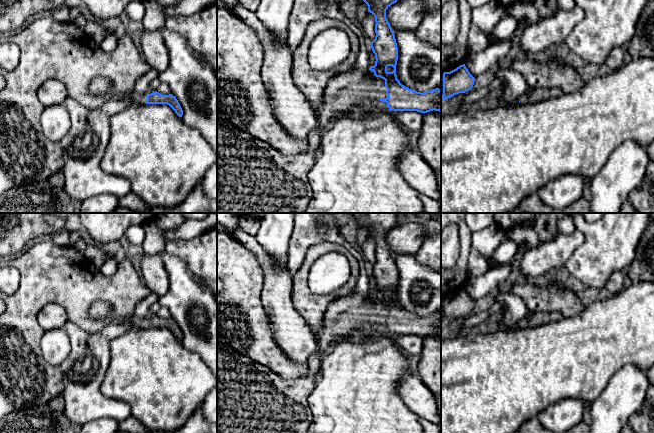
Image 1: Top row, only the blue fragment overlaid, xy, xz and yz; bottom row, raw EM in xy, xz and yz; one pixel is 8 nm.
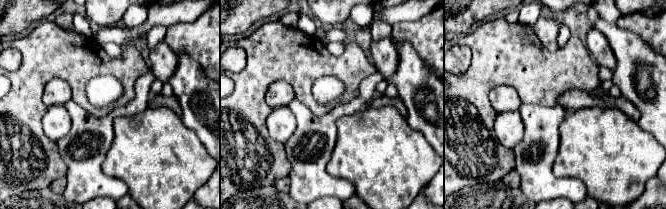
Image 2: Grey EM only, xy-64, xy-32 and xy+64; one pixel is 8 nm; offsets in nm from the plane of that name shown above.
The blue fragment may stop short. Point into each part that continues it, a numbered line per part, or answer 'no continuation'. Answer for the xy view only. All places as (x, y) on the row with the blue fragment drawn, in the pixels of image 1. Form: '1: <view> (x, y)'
1: xy (136, 98)

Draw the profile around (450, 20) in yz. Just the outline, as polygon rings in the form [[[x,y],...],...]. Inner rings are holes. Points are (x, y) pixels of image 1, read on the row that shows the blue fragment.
[[[449,0],[441,8],[441,42],[450,45],[460,30],[459,7],[456,0]]]

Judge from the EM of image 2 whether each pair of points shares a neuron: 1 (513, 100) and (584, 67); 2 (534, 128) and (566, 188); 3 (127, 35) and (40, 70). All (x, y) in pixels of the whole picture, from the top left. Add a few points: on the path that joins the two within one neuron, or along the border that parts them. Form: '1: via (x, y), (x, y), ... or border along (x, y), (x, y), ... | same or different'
1: border along (498, 86), (512, 86), (522, 102) | different
2: via (549, 143), (548, 174), (550, 176) | same
3: border along (93, 36), (102, 47) | different

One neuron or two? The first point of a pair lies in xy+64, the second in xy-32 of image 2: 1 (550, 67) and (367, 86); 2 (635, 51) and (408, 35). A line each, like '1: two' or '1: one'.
1: two
2: two

